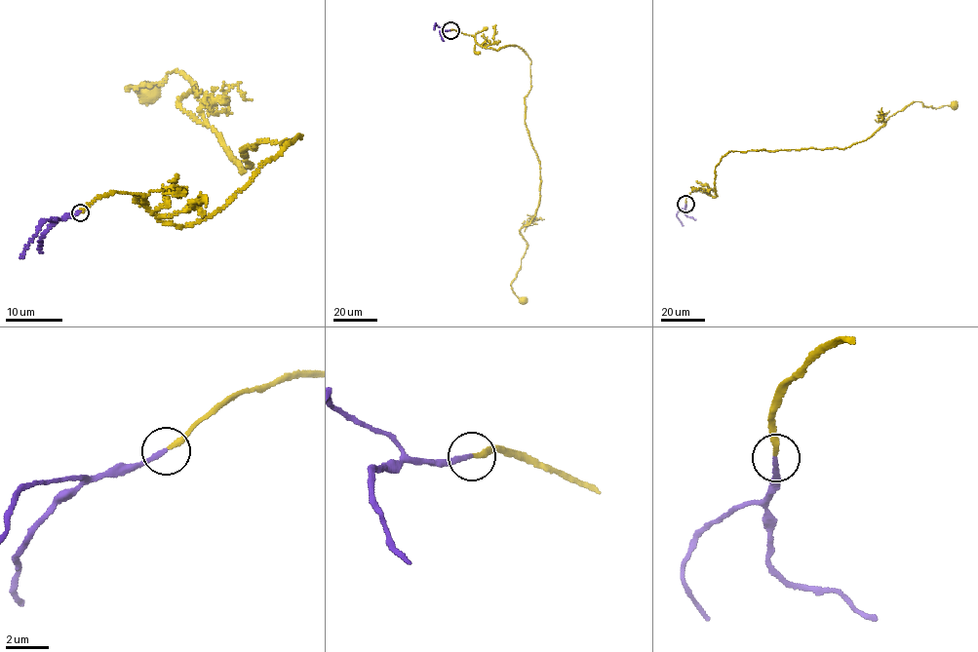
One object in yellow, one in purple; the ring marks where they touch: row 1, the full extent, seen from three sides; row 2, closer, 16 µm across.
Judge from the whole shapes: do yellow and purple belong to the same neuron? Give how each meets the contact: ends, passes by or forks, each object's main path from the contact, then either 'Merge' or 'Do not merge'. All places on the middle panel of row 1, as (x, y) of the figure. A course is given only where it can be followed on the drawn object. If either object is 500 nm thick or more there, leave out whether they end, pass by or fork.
At the ring yellow ends. At the ring purple ends. Course of yellow: (449, 30), (530, 60), (539, 200), (511, 284), (524, 301). Course of purple: (450, 30), (443, 30), (436, 23), (434, 29). Merge

